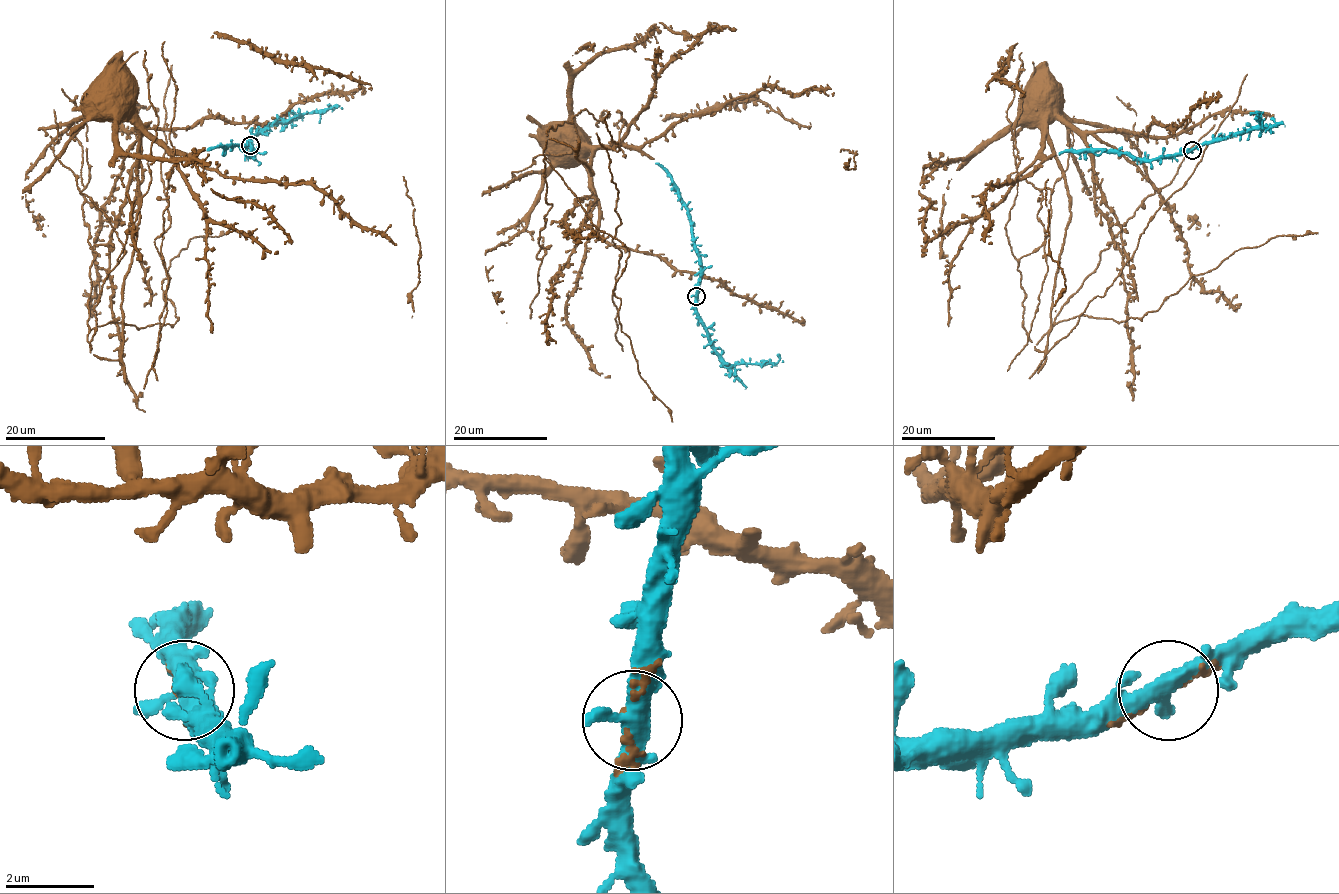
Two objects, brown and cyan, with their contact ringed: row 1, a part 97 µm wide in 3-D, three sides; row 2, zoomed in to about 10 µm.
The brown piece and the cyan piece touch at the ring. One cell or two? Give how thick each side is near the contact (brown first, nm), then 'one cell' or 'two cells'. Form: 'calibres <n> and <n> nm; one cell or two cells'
calibres 70 and 440 nm; one cell

